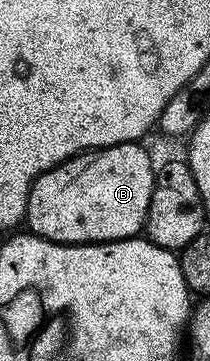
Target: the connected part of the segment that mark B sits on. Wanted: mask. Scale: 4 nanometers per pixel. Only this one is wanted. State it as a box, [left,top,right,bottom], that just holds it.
[25,143,156,243]

